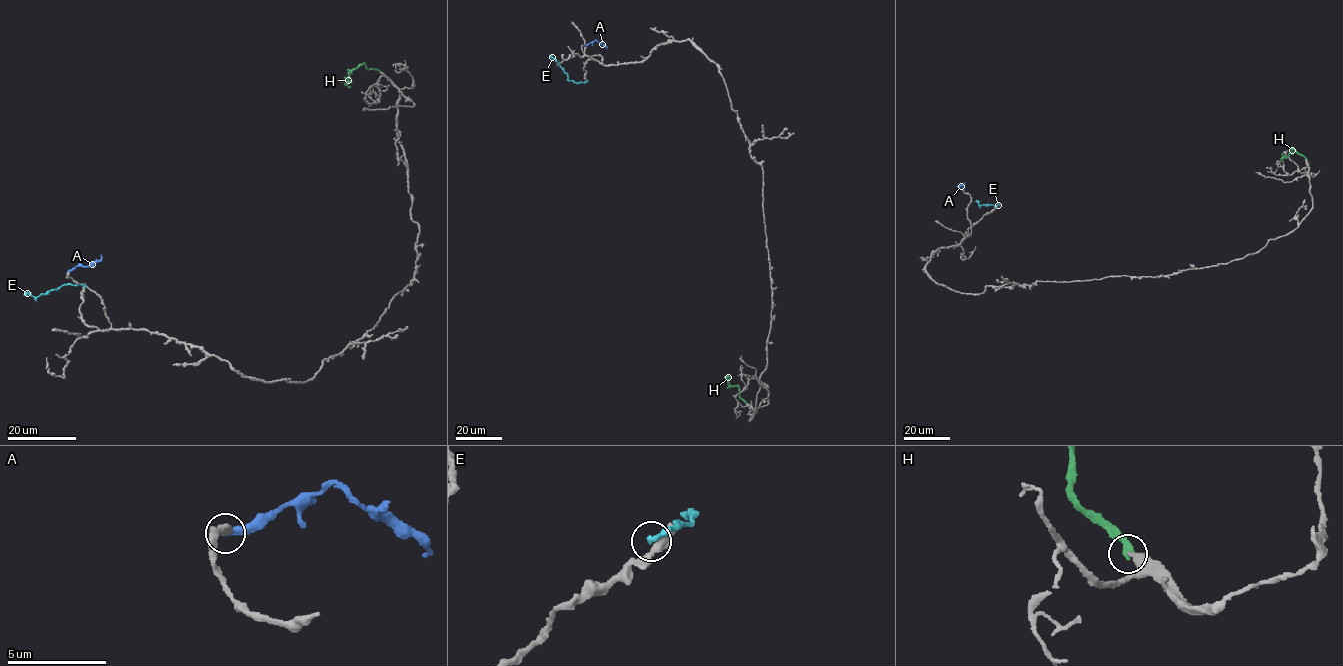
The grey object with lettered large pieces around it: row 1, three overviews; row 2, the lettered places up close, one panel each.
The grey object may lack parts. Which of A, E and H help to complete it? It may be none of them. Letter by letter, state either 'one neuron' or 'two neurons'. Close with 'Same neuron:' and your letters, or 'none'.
A: two neurons
E: two neurons
H: two neurons
Same neuron: none

